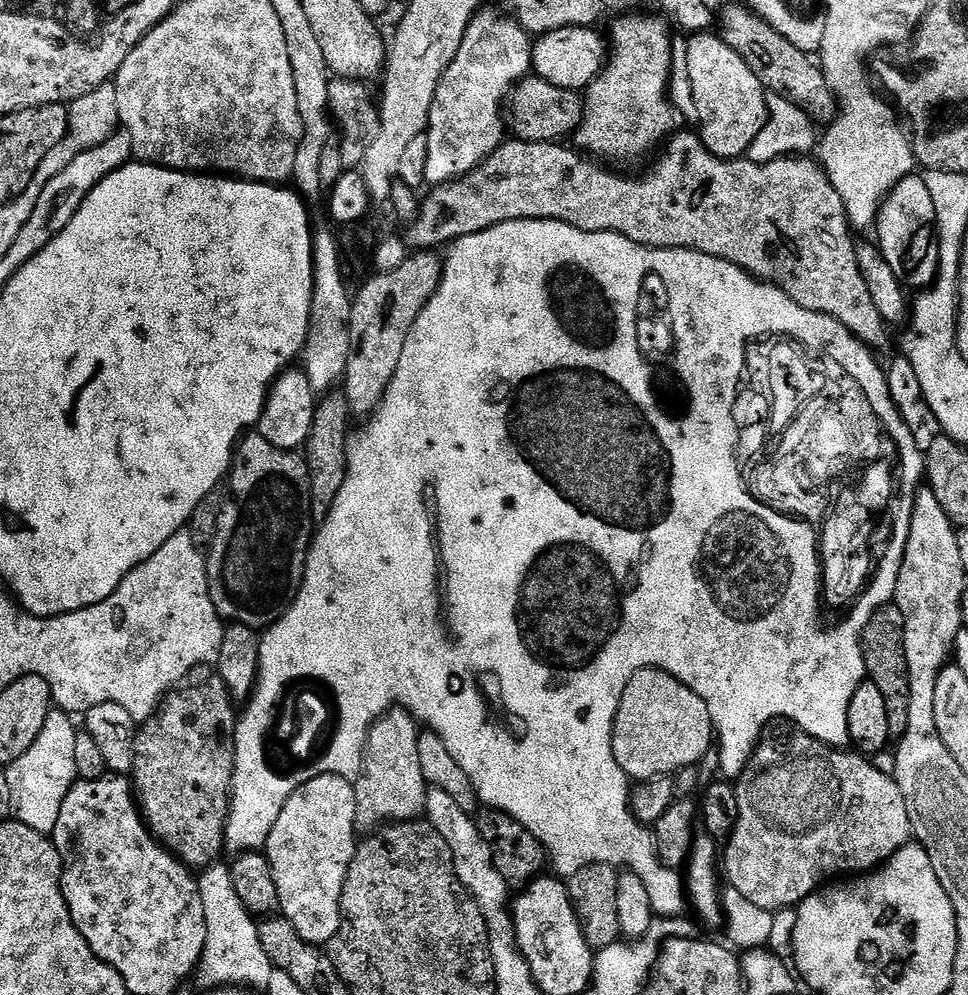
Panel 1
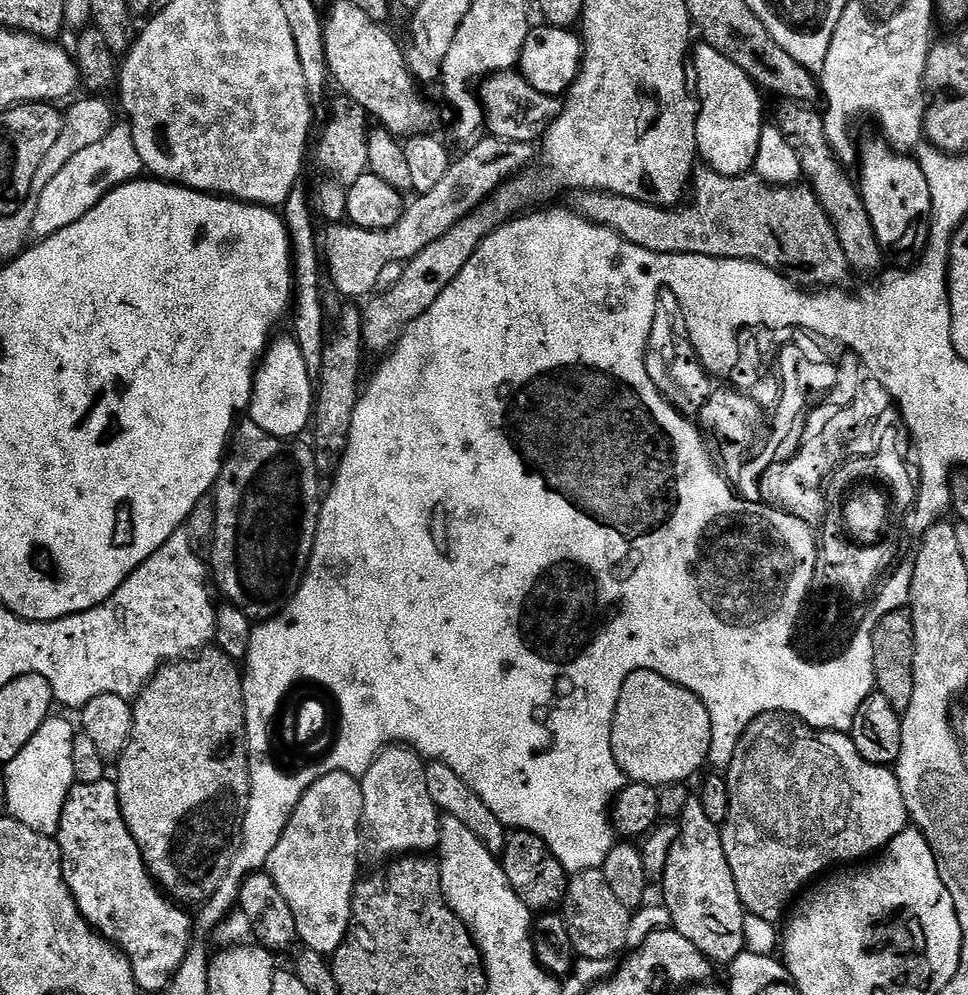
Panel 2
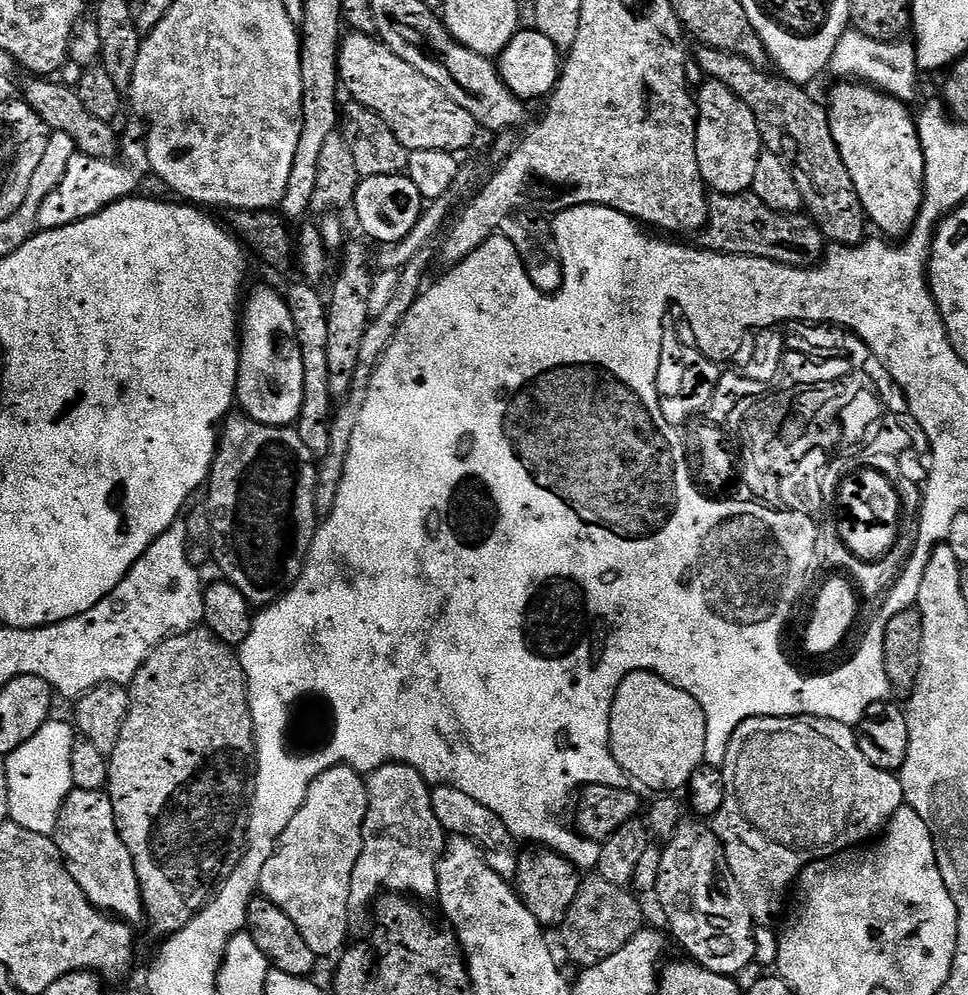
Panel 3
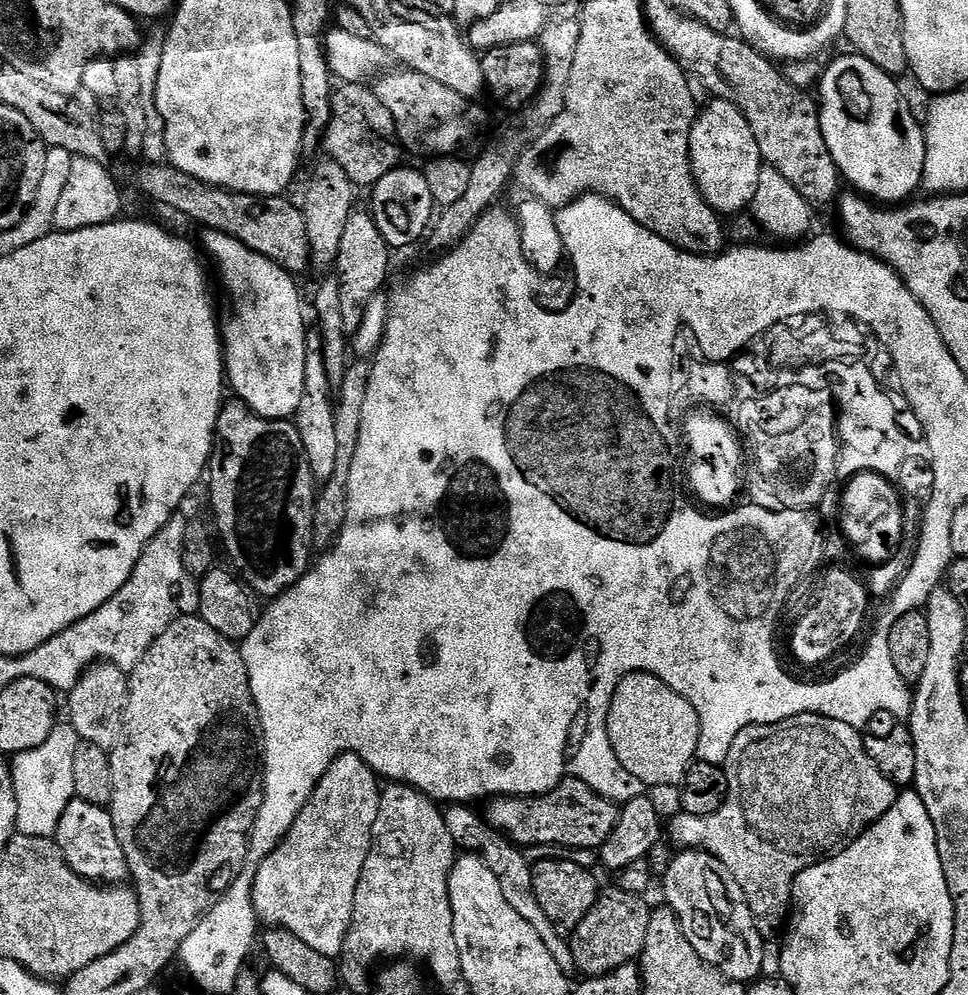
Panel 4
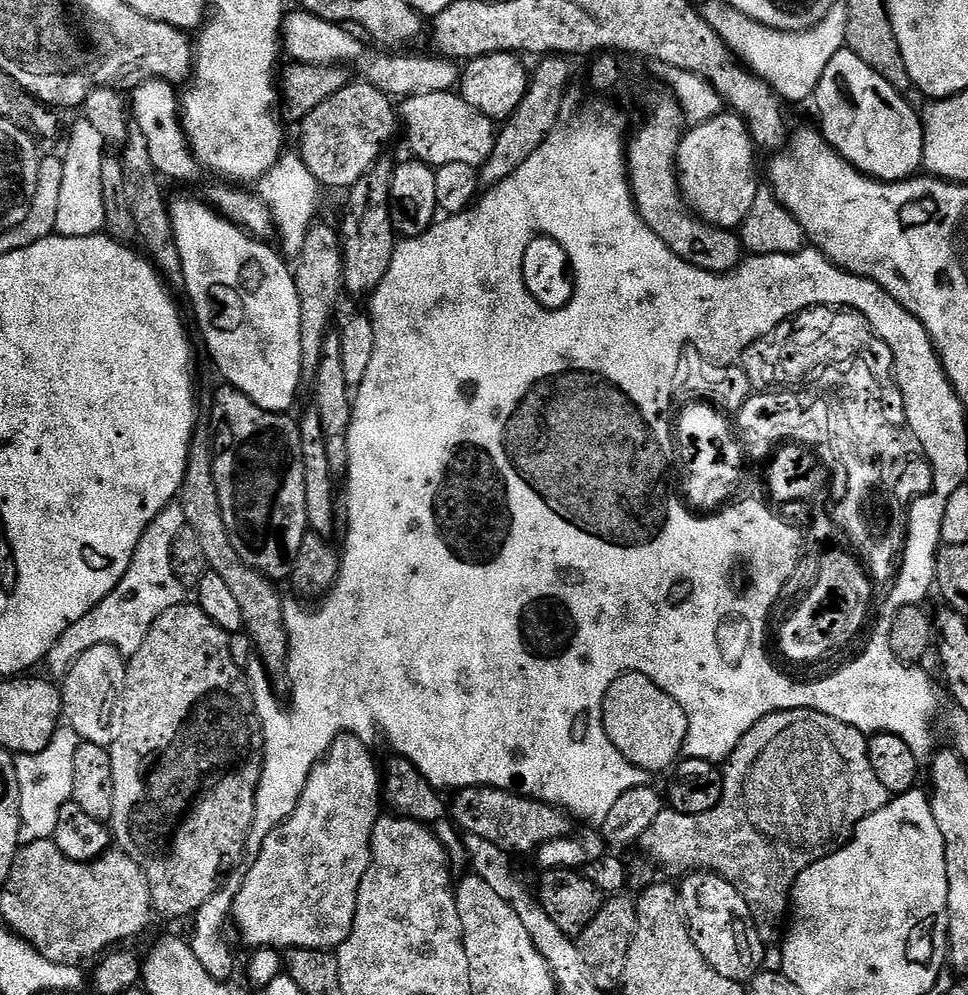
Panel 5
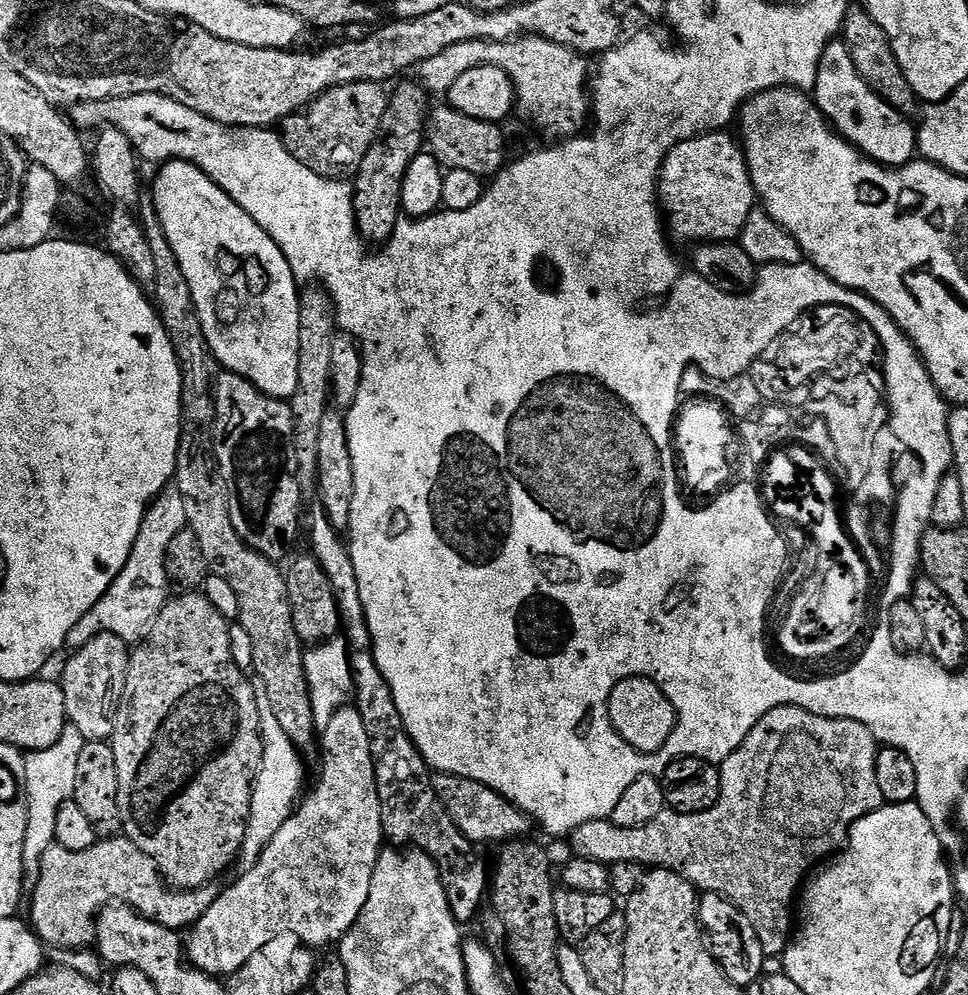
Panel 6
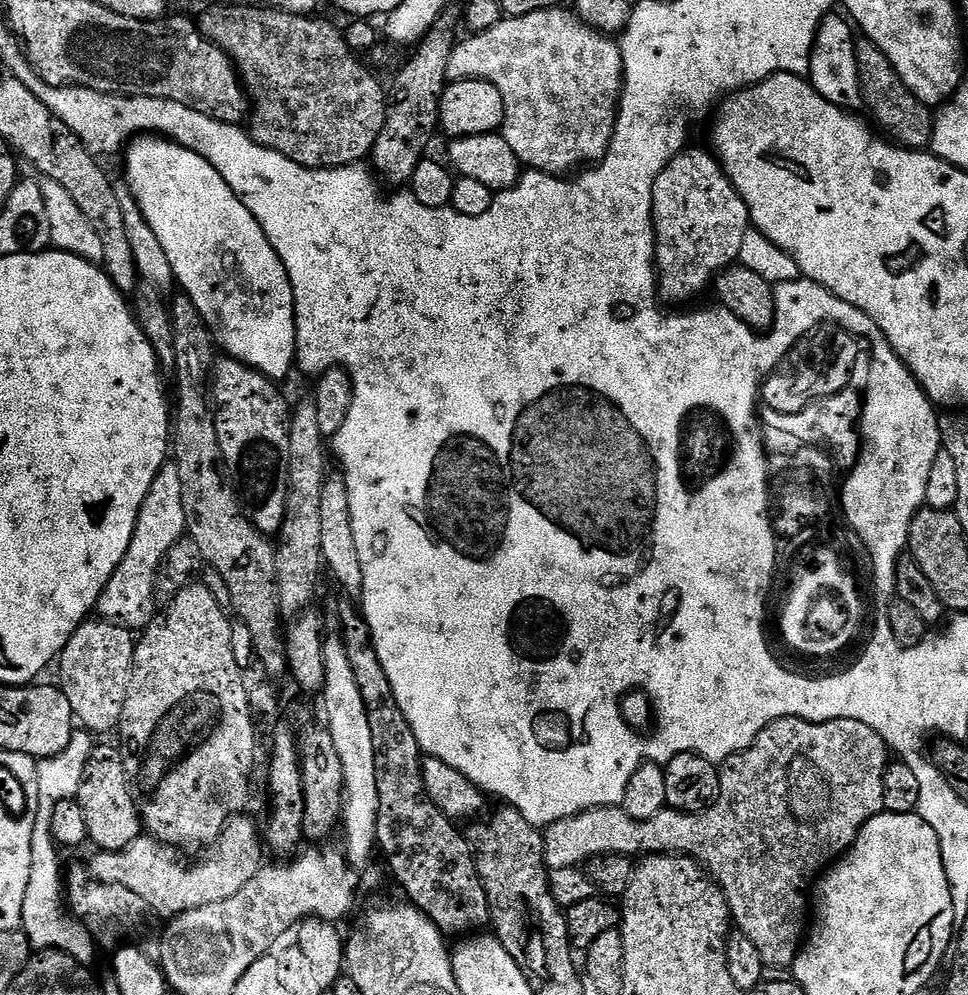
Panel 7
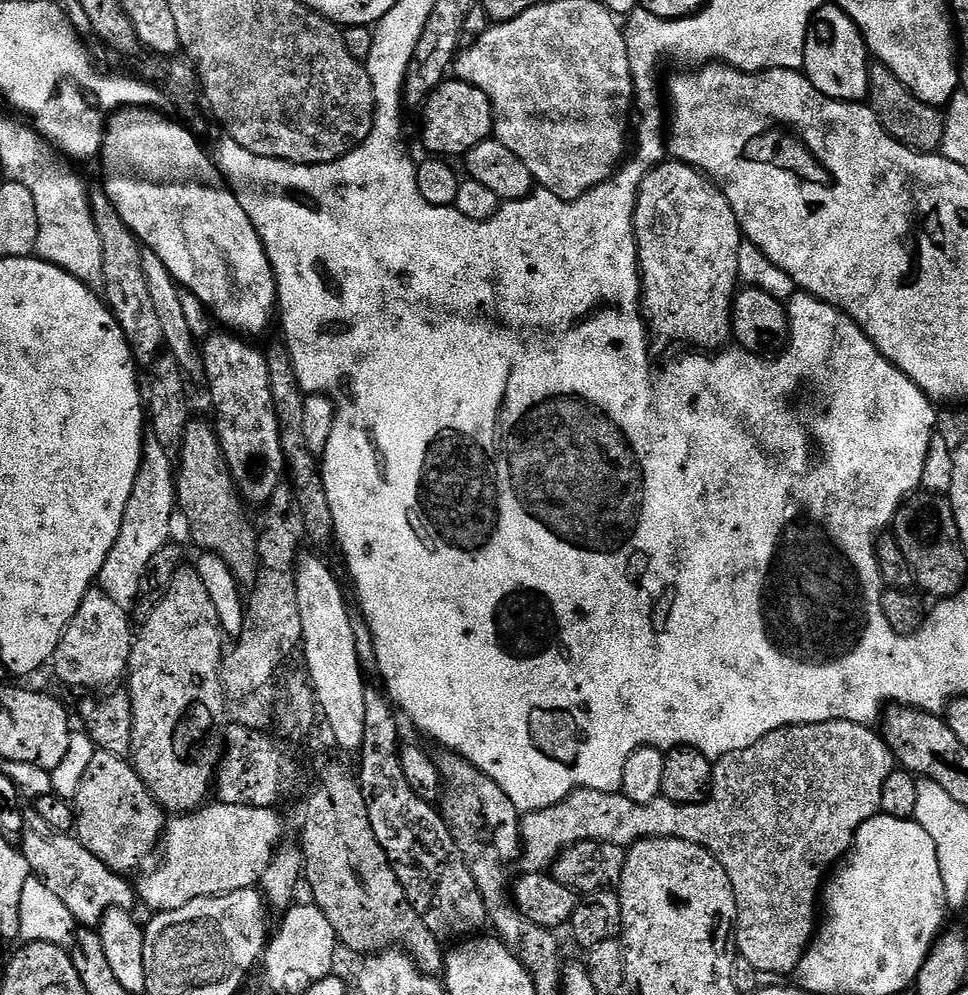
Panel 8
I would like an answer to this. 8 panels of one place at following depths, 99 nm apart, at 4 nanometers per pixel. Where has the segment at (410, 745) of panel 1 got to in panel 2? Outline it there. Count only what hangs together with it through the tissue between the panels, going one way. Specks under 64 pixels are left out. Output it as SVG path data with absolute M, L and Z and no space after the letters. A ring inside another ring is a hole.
M388 746L376 757L360 780L362 790L362 832L372 848L384 858L399 858L405 854L428 854L440 847L440 817L430 790L426 790L426 764L419 752L411 746Z

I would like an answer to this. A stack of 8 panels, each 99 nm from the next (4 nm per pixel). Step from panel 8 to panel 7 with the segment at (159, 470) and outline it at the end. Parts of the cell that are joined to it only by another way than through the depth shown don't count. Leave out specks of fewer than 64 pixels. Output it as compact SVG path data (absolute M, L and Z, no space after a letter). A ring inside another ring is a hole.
M168 462L154 478L138 510L130 546L98 598L95 611L99 619L123 624L129 630L143 629L153 619L152 600L154 601L156 590L156 571L170 546L174 546L174 542L185 535L186 529L180 524L180 515L183 513L182 478L178 478L175 464Z

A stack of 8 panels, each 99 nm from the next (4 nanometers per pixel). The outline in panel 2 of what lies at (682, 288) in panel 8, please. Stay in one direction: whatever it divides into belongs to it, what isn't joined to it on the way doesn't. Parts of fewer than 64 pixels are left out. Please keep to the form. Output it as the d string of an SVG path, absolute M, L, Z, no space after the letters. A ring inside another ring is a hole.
M700 42L695 45L690 64L694 69L694 92L698 97L696 151L699 159L723 176L749 175L756 167L758 142L766 127L765 97L761 89L742 66L734 66L726 54L718 54L718 50L709 44Z

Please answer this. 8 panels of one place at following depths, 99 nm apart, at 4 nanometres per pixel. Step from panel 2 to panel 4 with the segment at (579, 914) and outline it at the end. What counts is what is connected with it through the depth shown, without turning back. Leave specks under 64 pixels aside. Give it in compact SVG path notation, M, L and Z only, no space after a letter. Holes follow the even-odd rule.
M619 886L605 887L601 891L586 916L570 932L577 973L585 972L583 975L588 978L605 976L622 966L639 961L652 917L646 901L644 896L623 892Z

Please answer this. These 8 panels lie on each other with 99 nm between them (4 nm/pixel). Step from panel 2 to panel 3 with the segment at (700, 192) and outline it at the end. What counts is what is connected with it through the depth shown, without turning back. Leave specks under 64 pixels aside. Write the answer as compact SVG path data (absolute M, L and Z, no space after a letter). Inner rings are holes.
M752 191L738 194L716 194L708 201L708 225L698 236L699 247L710 252L723 252L726 256L753 256L766 258L776 264L790 264L794 268L811 268L823 257L826 251L824 235L812 217L800 212L775 212L762 202Z

